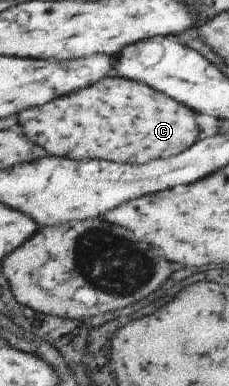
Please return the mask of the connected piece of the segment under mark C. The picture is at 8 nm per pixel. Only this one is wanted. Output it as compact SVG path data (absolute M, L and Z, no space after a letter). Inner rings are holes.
M104 78L100 82L96 82L94 86L88 86L84 90L78 90L76 94L68 94L68 96L60 96L44 106L36 106L36 108L28 108L24 112L17 114L19 123L22 127L22 134L32 141L35 145L41 146L46 150L49 155L56 155L59 157L76 158L76 160L94 160L94 158L102 158L102 160L116 160L116 162L150 162L150 160L156 160L156 158L168 158L168 156L176 156L178 152L184 152L192 148L194 144L201 139L201 126L197 118L194 118L194 109L191 107L186 108L181 102L176 102L174 98L168 98L163 92L154 90L148 84L142 82L134 82L134 80L126 80L126 78Z

